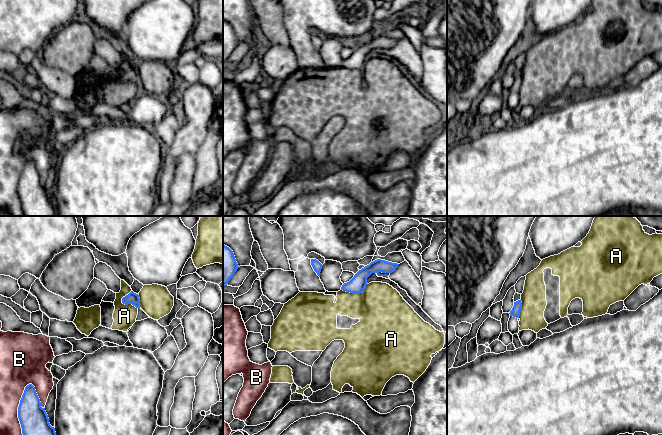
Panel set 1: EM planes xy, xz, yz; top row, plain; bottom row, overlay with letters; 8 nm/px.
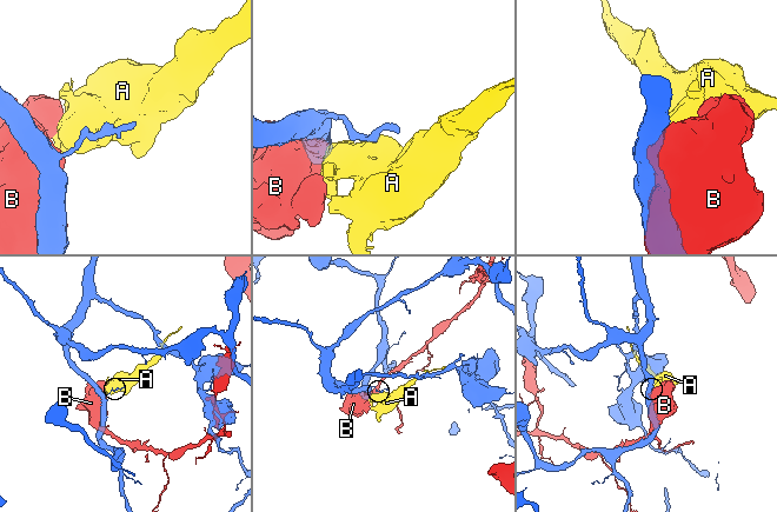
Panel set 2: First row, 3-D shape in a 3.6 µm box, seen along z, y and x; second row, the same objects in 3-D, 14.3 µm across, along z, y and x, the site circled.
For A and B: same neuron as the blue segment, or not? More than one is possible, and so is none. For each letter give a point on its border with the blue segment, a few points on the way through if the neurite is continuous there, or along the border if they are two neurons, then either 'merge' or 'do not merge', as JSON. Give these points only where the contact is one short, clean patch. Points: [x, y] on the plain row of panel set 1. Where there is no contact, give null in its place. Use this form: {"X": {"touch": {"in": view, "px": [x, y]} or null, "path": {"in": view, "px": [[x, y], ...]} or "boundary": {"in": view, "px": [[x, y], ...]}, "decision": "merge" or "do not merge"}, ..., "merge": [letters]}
{"A": {"touch": {"in": "xy", "px": [129, 79]}, "decision": "do not merge"}, "B": {"touch": {"in": "xy", "px": [18, 186]}, "decision": "do not merge"}, "merge": []}

